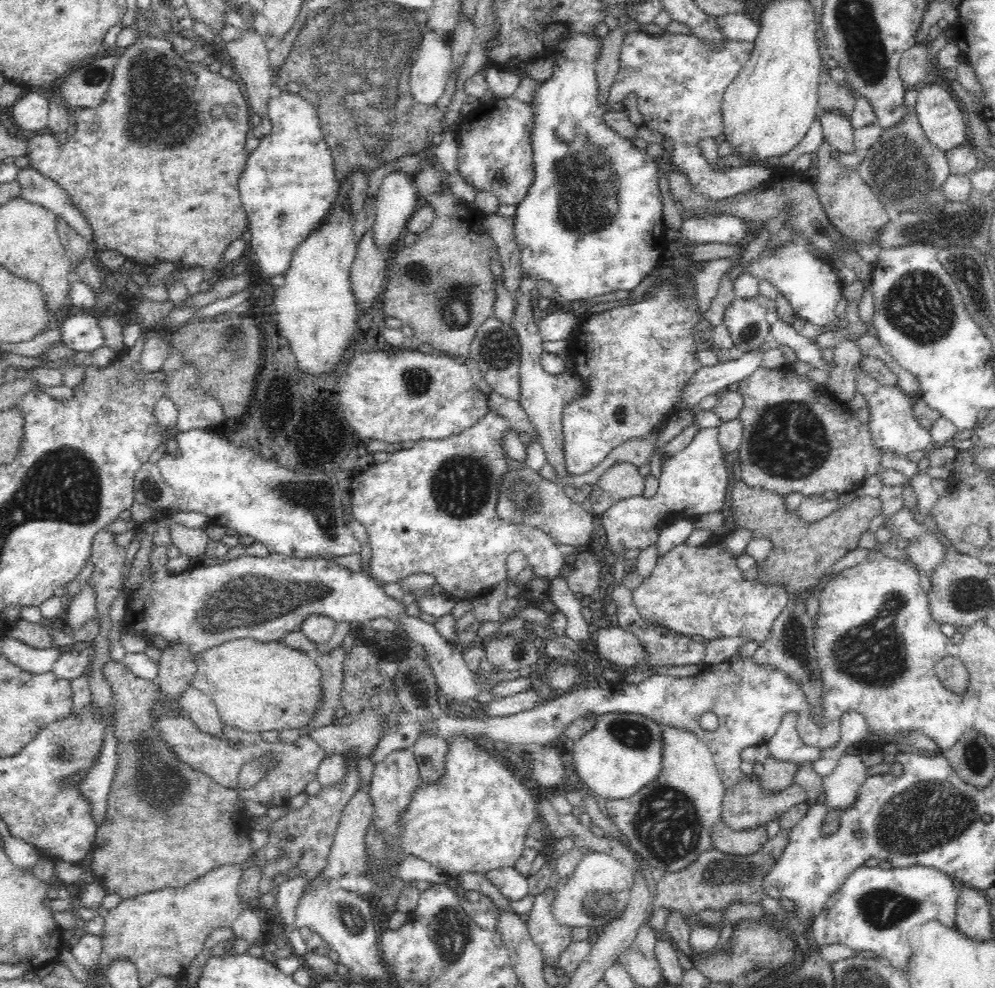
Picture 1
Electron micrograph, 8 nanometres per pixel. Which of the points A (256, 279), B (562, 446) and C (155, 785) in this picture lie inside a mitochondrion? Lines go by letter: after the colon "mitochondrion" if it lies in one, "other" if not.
A: other
B: other
C: mitochondrion

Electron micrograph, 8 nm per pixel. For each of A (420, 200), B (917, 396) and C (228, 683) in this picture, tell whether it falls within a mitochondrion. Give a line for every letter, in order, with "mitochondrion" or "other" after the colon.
A: other
B: other
C: other

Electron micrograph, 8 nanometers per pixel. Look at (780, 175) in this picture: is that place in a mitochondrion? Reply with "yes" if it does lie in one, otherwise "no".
no

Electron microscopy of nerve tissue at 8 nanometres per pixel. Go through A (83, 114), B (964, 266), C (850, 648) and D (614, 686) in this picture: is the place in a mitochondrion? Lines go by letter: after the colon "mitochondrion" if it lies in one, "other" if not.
A: other
B: mitochondrion
C: mitochondrion
D: other

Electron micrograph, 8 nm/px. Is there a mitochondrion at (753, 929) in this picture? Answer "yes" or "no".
no

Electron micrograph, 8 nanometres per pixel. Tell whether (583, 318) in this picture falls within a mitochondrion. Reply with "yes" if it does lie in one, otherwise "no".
no

